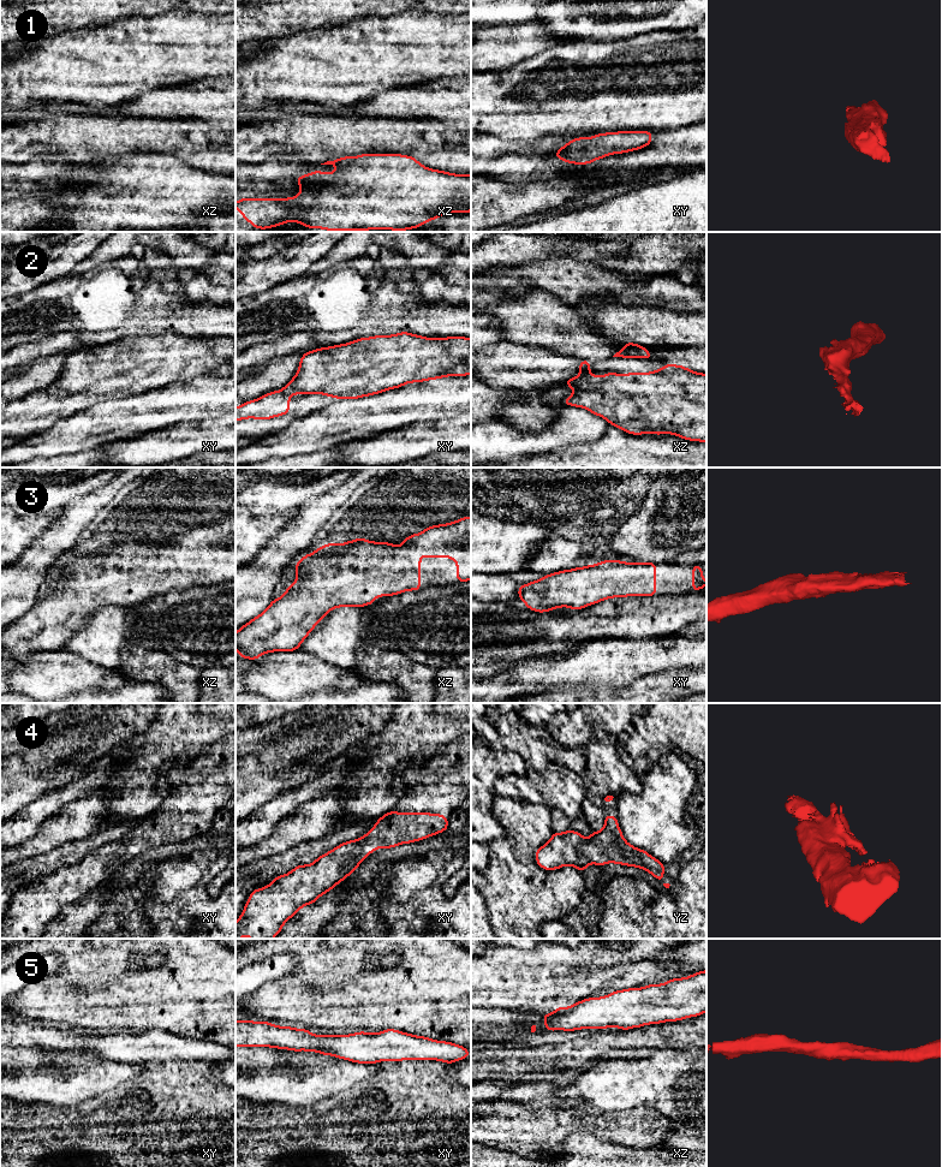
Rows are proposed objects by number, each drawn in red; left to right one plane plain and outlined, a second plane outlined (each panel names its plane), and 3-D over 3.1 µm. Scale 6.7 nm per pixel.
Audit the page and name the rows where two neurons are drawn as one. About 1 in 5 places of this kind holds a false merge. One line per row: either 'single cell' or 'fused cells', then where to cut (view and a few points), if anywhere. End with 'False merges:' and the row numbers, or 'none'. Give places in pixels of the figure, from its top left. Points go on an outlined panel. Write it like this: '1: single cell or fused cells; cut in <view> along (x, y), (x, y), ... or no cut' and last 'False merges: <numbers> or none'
1: single cell; no cut
2: single cell; no cut
3: single cell; no cut
4: single cell; no cut
5: single cell; no cut
False merges: none

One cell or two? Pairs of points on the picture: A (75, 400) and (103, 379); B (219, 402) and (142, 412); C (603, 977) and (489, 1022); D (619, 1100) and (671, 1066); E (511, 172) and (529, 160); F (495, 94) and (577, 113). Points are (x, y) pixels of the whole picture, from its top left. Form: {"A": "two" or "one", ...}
{"A": "one", "B": "one", "C": "two", "D": "one", "E": "one", "F": "one"}

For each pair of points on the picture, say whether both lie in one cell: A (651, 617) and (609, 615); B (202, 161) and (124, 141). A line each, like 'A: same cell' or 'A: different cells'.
A: same cell
B: same cell

